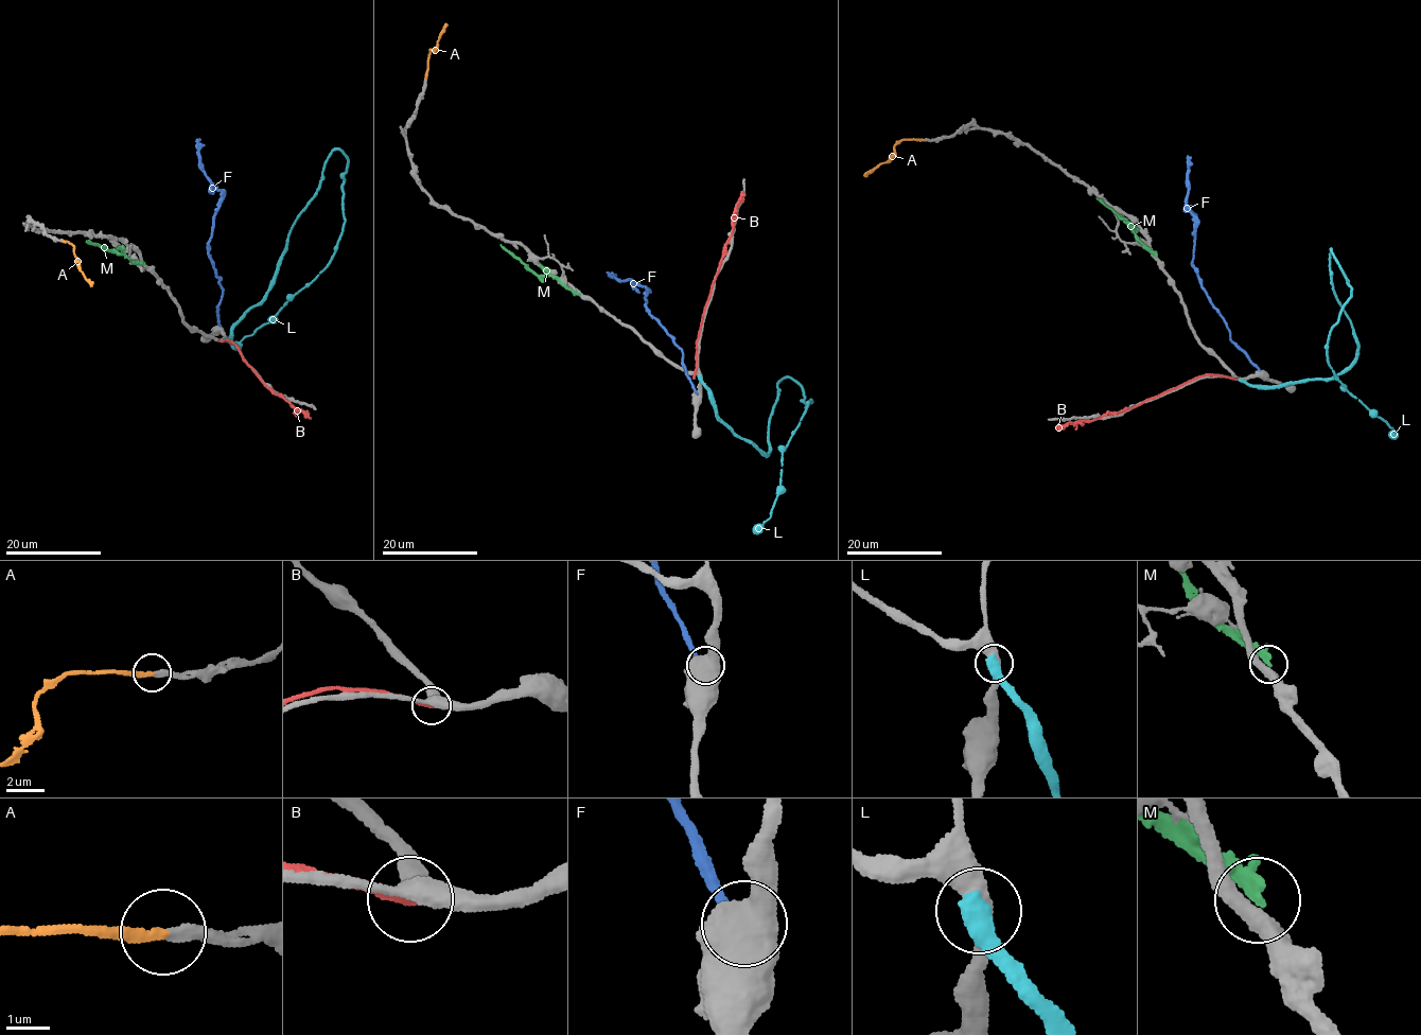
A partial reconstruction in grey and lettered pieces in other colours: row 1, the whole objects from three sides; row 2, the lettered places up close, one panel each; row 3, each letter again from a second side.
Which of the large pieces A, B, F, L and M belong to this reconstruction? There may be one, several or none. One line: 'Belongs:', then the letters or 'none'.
Belongs: A, F

